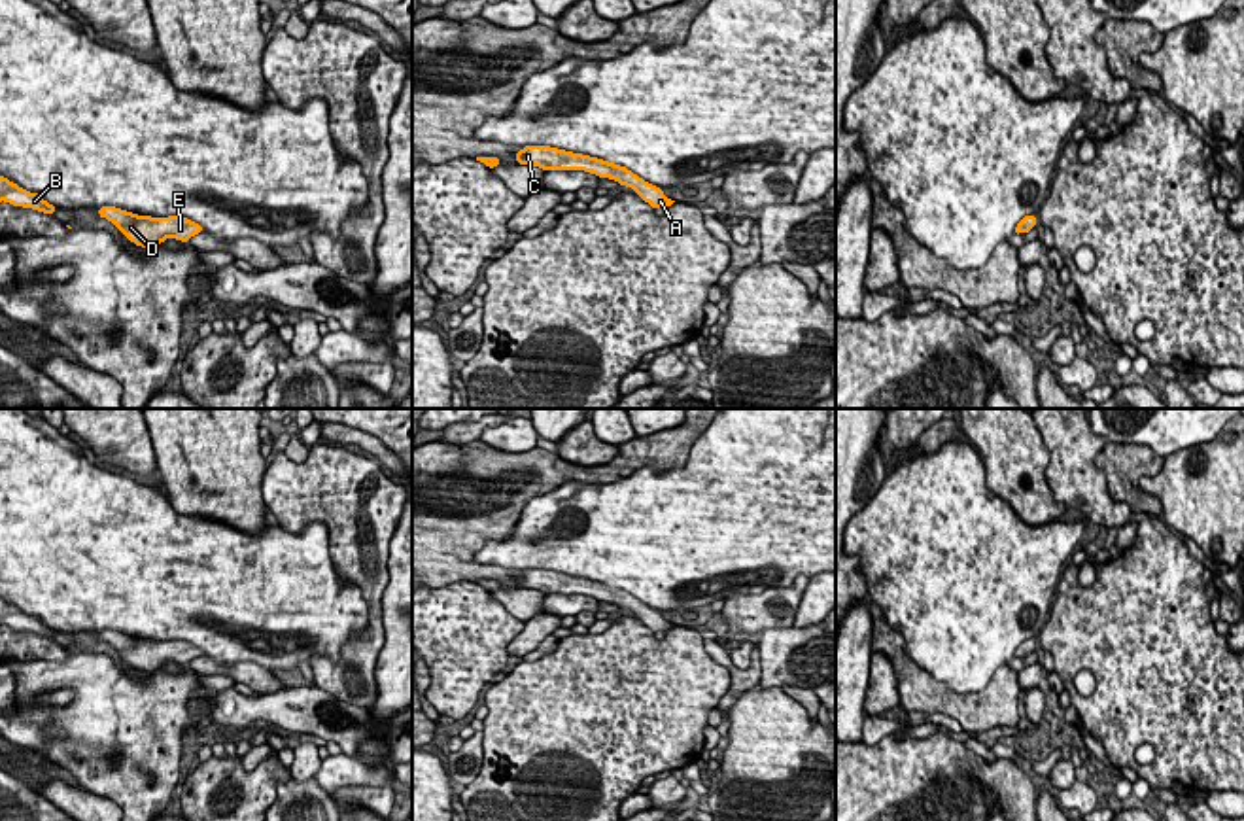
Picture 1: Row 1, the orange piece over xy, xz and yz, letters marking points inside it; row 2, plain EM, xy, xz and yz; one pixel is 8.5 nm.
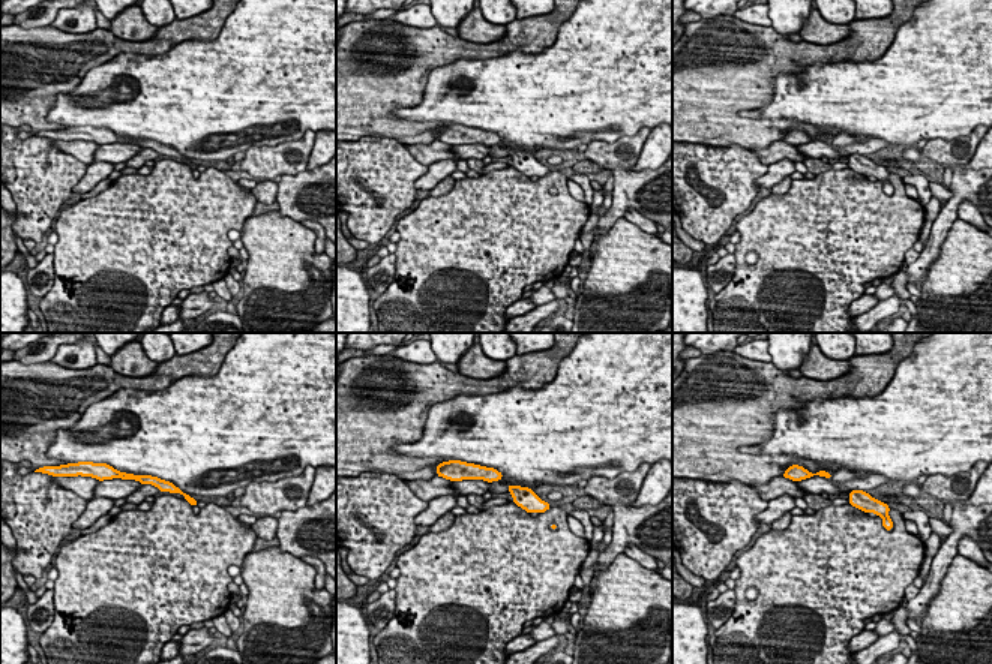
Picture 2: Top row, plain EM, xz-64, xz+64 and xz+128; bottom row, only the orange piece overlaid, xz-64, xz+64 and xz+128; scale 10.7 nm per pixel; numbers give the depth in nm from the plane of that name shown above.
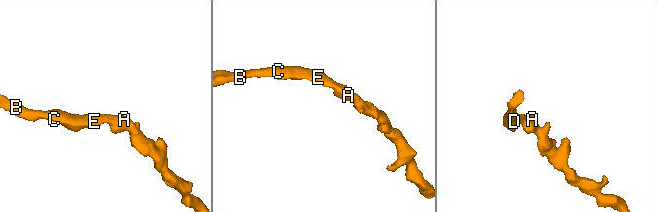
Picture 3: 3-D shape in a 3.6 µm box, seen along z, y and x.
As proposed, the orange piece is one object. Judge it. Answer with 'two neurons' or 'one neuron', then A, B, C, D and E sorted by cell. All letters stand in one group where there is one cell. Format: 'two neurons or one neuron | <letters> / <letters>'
one neuron | A B C D E

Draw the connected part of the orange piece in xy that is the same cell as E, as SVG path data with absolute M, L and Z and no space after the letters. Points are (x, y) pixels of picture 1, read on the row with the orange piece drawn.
M115 206L98 208L98 216L110 219L130 242L147 250L159 246L170 236L181 242L189 242L193 235L204 231L202 225L181 216L136 216Z

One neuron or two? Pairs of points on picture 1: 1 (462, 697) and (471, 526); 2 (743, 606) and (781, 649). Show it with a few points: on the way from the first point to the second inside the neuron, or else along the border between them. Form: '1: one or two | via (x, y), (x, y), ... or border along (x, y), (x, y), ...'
1: two | border along (475, 581), (454, 581), (431, 589)
2: two | border along (791, 627), (768, 627), (762, 632)

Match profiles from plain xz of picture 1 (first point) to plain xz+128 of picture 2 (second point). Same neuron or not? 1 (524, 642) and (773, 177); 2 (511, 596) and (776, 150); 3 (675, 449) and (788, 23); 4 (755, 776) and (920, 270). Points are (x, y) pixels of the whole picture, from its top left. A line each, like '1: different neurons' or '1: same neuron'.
1: same neuron
2: same neuron
3: different neurons
4: different neurons

